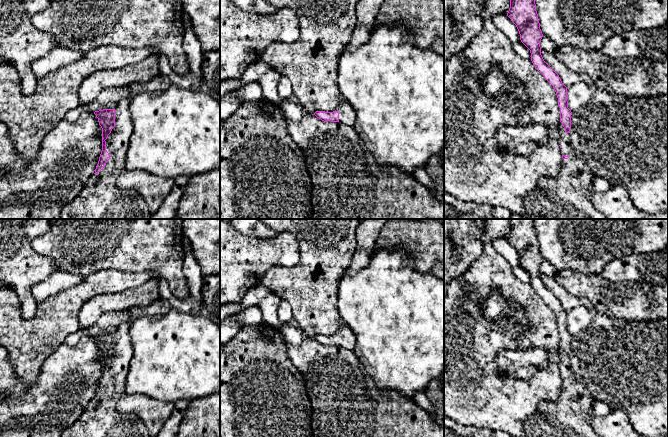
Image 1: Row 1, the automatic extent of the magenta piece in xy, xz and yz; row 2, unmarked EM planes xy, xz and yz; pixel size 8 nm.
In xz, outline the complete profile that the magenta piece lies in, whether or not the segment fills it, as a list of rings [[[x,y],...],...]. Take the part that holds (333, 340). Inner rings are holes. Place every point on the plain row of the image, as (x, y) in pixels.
[[[343,323],[338,332],[333,336],[316,335],[314,339],[324,346],[341,346],[343,348],[353,350],[356,345],[356,337],[352,330]]]

